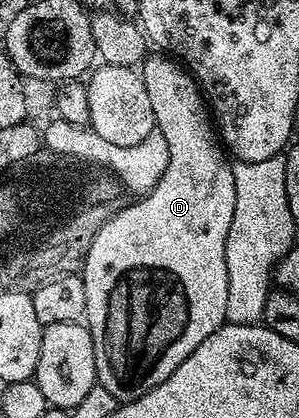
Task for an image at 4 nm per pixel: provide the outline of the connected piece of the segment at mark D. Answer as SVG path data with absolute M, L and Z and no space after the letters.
M152 53L145 58L142 64L142 74L146 85L146 94L150 96L150 106L156 114L156 126L160 129L169 145L169 164L166 165L162 178L153 185L151 191L141 194L129 207L117 210L105 224L97 231L89 253L85 257L82 268L82 278L86 285L86 326L90 337L94 341L94 353L98 357L108 355L108 379L106 385L110 393L114 393L117 401L127 401L142 397L150 389L157 387L210 333L224 326L226 322L226 233L230 233L230 221L234 221L234 173L232 163L218 138L218 132L214 126L212 112L205 100L204 92L200 90L199 83L175 58L164 53Z

